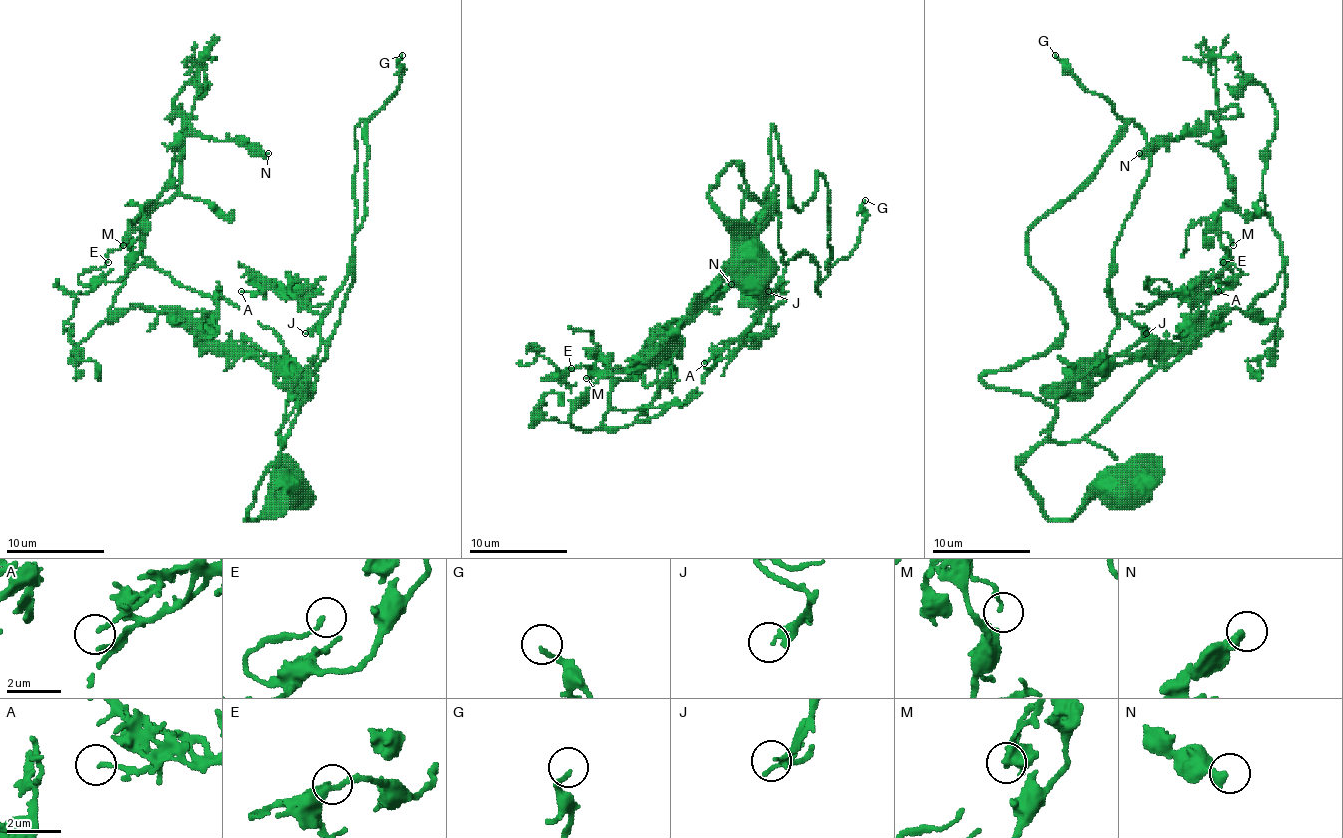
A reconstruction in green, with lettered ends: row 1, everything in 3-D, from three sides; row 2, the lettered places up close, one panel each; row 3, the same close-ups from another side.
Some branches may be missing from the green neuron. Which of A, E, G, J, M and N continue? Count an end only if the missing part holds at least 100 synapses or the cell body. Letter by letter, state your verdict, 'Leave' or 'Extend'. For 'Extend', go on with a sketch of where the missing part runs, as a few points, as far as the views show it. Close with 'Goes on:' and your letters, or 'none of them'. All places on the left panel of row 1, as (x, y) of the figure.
A: Leave
E: Leave
G: Leave
J: Leave
M: Leave
N: Leave
Goes on: none of them

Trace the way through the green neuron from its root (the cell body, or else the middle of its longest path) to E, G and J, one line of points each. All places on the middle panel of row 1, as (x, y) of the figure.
E: (758, 264), (709, 198), (731, 163), (753, 232), (571, 412), (608, 430), (608, 366), (541, 380), (571, 368)
G: (758, 264), (709, 198), (731, 163), (778, 215), (783, 262), (815, 259), (820, 294), (865, 200)
J: (758, 264), (763, 254), (709, 198), (731, 163), (741, 171), (749, 190), (778, 215), (786, 272), (768, 291)

